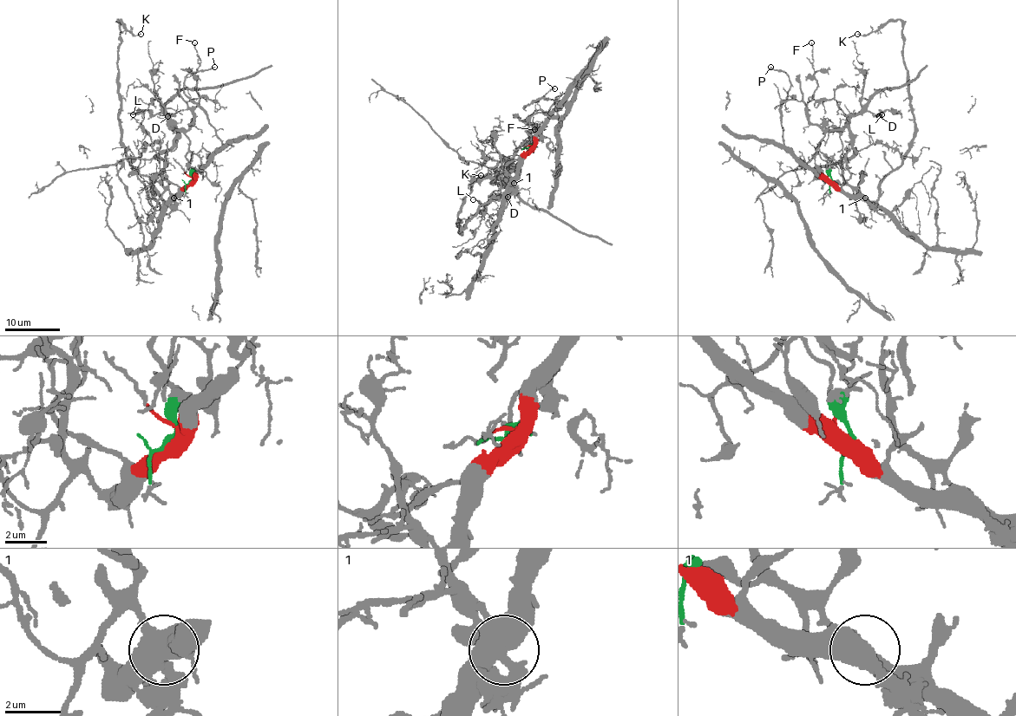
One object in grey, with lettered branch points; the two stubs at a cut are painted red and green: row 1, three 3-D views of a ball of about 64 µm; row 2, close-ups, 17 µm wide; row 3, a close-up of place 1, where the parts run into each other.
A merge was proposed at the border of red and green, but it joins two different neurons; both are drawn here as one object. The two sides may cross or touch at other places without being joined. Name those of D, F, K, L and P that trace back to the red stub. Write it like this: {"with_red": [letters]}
{"with_red": ["K", "P"]}

